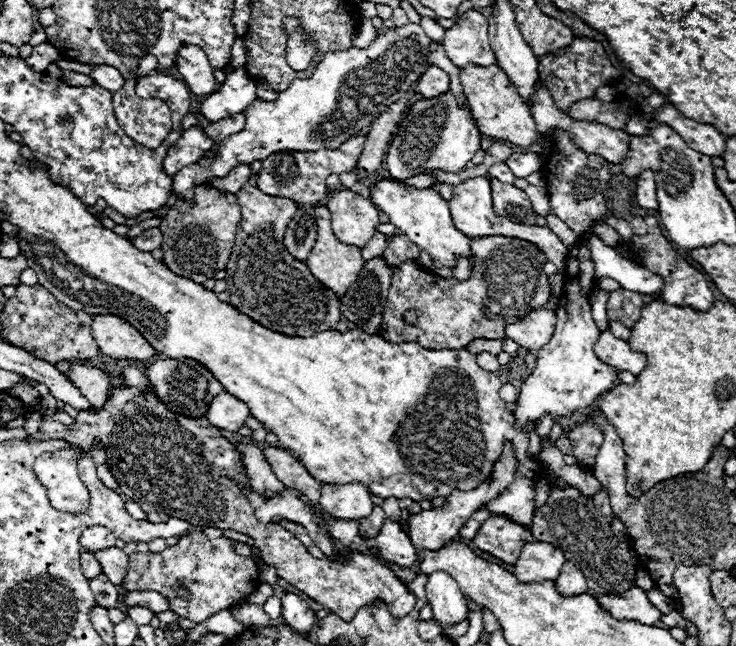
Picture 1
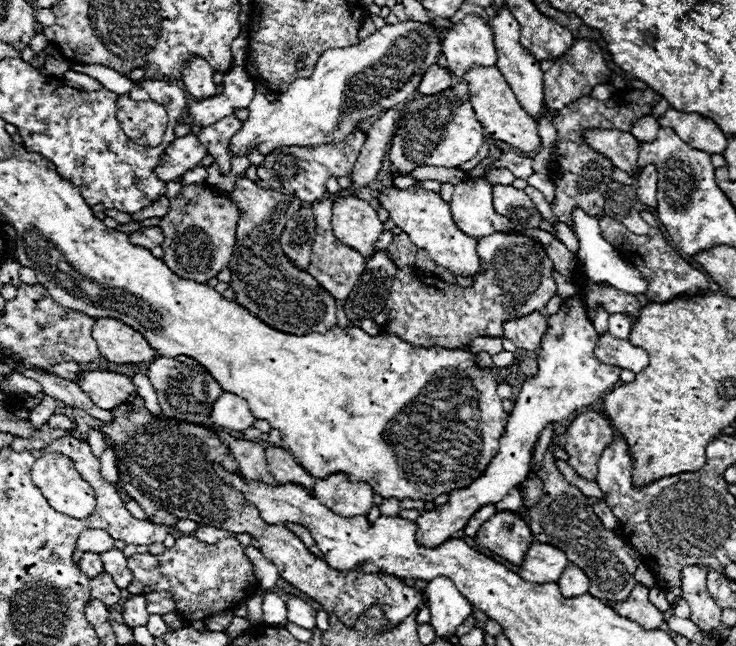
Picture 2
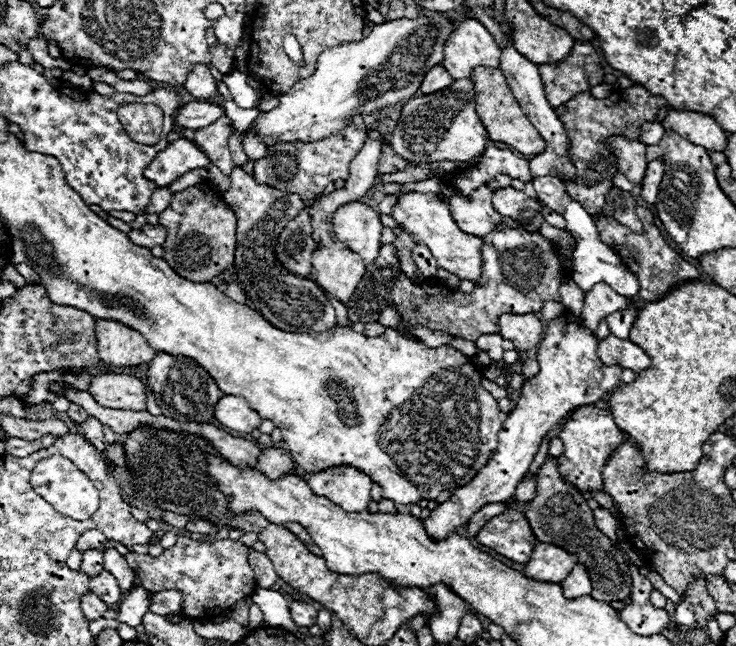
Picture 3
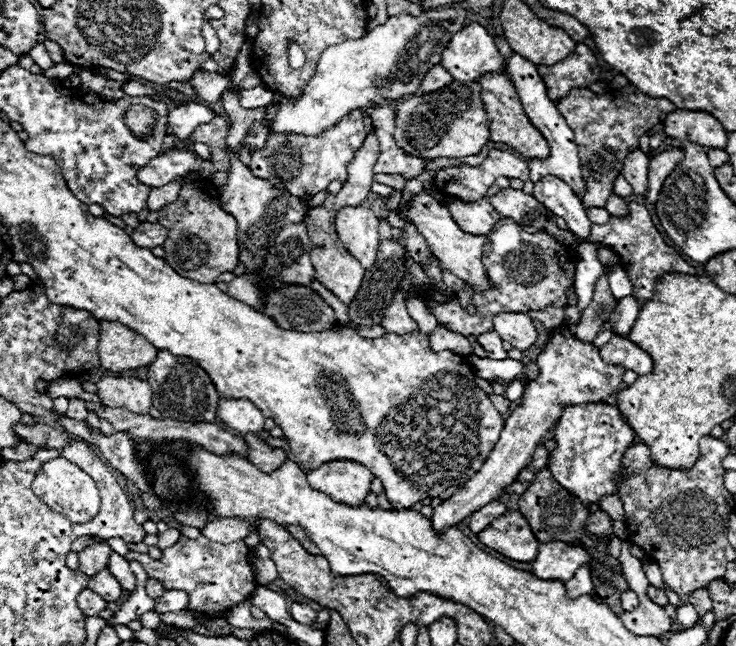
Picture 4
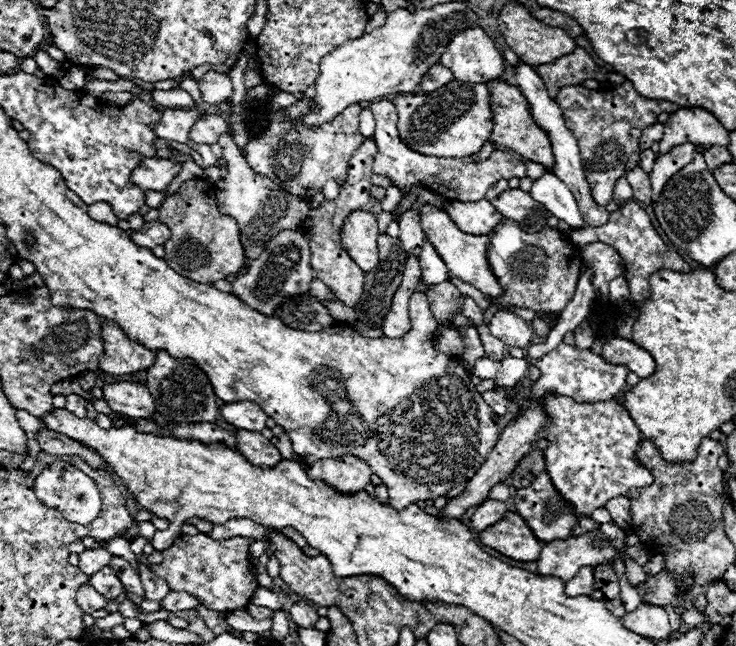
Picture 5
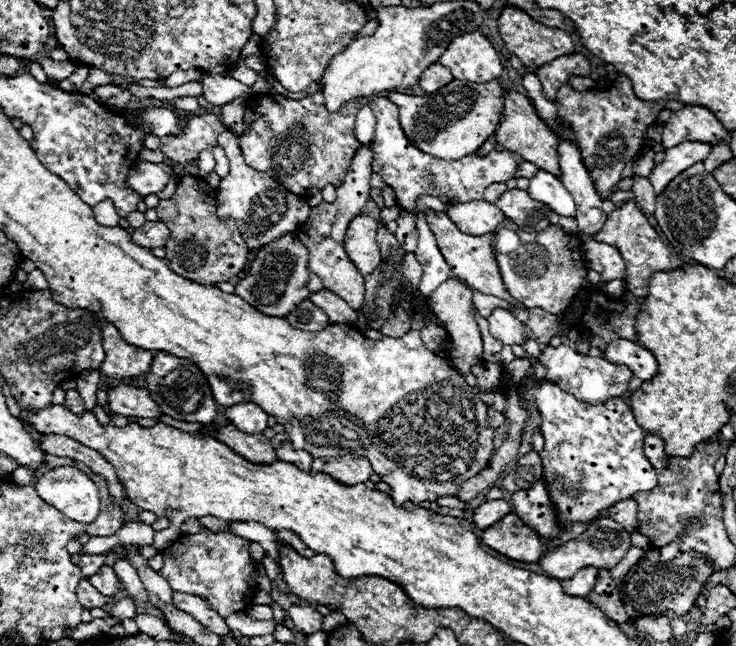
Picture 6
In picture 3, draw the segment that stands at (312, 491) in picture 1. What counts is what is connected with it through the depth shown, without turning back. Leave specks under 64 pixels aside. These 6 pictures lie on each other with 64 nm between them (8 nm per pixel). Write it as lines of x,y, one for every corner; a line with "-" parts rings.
264,448
258,456
256,468
268,478
278,478
290,472
294,468
294,462
292,462
290,452
284,448

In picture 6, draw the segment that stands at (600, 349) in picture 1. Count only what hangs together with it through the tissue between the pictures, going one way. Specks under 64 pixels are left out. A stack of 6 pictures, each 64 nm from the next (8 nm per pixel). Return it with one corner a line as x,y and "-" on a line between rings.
616,338
608,344
608,348
604,350
604,358
610,360
612,364
624,364
632,370
634,376
638,376
640,380
652,380
658,374
658,362
654,358
654,354
640,346
634,344
626,338

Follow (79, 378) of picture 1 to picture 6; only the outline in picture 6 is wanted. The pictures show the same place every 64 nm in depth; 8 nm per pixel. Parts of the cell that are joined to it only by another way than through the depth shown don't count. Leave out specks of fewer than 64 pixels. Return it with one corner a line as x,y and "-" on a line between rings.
116,386
108,390
108,408
120,416
136,416
136,418
156,418
160,420
164,414
158,404
150,398
148,390
132,388
132,386

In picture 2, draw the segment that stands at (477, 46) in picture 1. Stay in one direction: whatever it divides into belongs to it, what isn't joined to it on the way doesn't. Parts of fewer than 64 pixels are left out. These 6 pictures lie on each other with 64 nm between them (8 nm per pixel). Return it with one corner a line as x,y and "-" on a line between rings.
476,14
454,24
442,42
442,52
454,76
462,78
472,66
494,66
498,60
490,26

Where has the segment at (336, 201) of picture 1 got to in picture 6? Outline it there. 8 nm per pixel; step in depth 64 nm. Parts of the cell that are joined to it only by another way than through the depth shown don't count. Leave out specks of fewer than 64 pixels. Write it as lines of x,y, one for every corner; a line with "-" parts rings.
362,214
354,218
354,222
350,222
344,238
348,258
356,264
358,270
362,270
362,276
374,272
382,262
380,246
376,242
376,228
378,228
378,222

